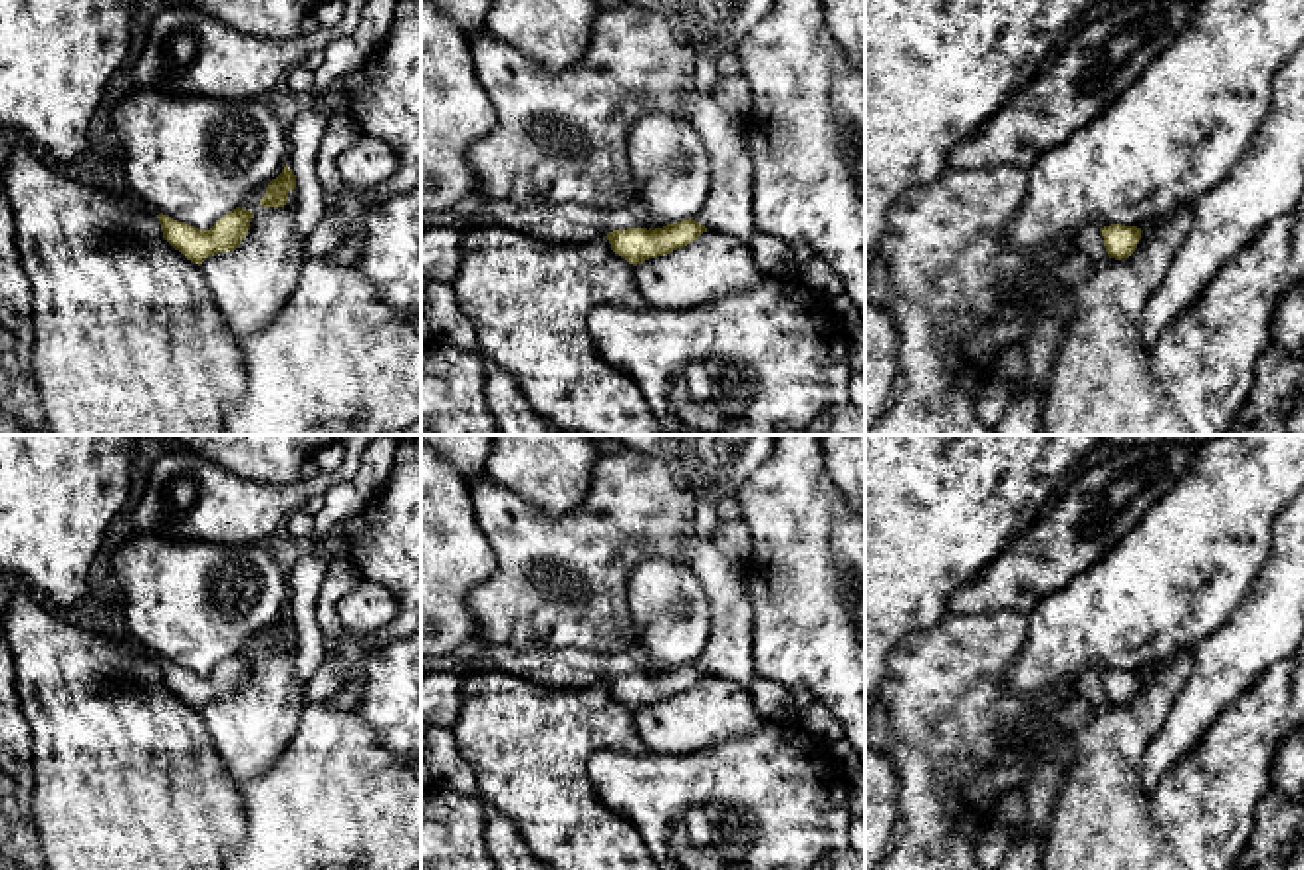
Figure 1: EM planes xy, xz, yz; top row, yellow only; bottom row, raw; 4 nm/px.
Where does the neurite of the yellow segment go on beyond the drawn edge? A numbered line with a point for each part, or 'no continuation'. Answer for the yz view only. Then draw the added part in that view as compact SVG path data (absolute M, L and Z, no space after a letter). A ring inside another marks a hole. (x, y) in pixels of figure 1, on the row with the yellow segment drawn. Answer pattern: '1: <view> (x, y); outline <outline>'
1: yz (1090, 243); outline M1094 224L1084 226L1078 232L1076 246L1080 252L1084 252L1090 258L1092 264L1098 264L1108 258L1100 226Z

